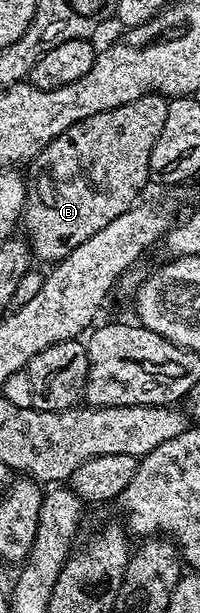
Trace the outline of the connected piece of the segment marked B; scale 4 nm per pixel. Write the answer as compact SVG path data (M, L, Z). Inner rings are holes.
M148 94L137 98L137 102L93 114L93 118L69 126L69 130L57 134L57 138L39 152L30 165L31 176L27 180L27 197L21 217L21 228L27 231L25 239L31 245L36 261L64 260L70 252L77 250L77 246L81 246L81 242L89 242L97 230L105 230L113 218L121 218L121 214L135 207L147 180L152 179L149 158L161 134L161 126L165 126L166 113L167 100L158 94Z

